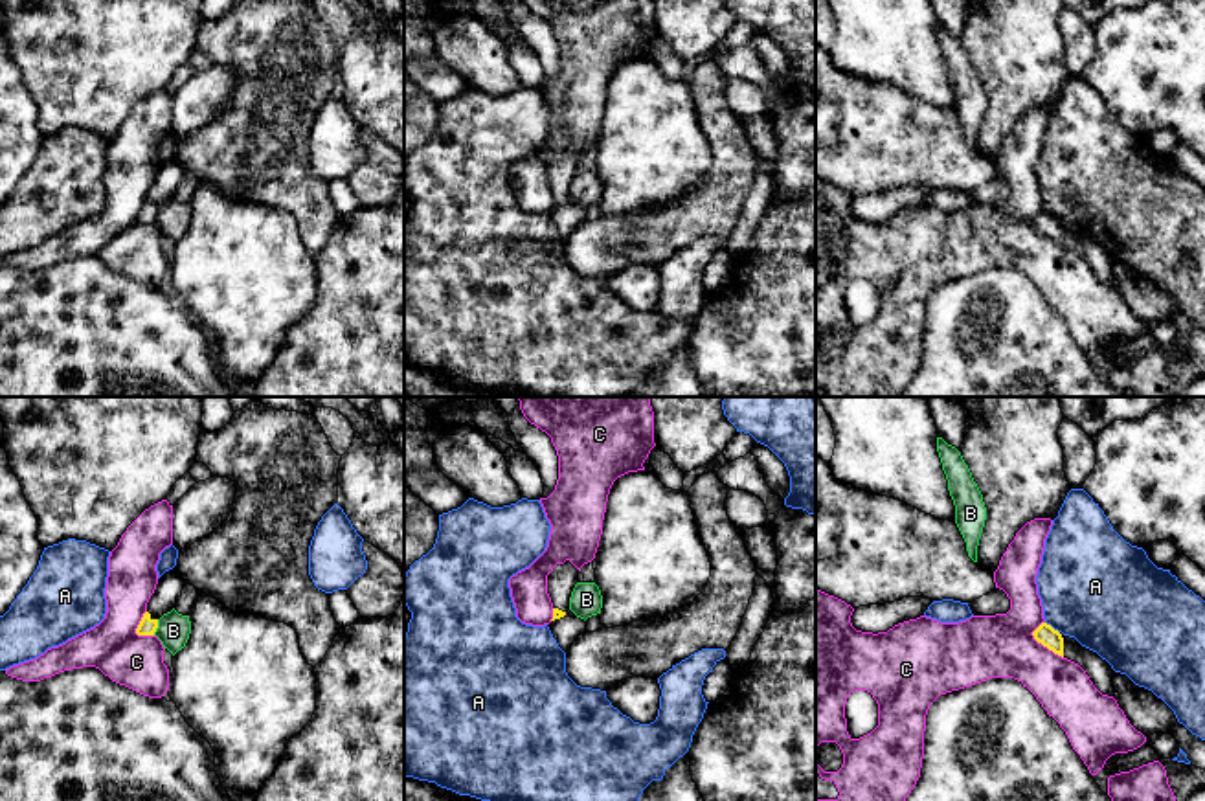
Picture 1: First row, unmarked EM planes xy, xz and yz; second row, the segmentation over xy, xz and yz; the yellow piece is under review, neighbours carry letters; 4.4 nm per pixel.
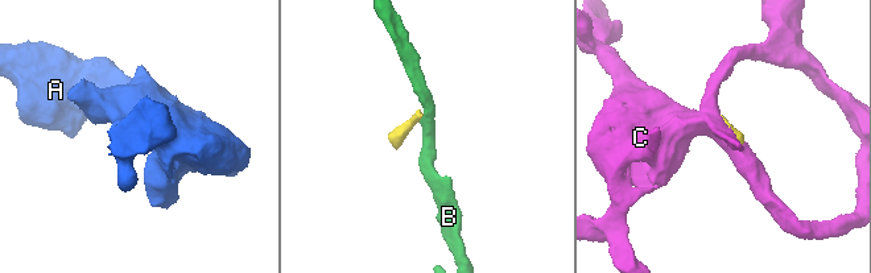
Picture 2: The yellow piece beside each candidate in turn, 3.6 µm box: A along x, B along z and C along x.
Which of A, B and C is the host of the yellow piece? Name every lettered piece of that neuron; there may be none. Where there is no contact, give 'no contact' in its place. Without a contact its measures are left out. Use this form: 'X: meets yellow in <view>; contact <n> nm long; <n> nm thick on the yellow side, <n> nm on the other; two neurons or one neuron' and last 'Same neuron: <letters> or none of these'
A: meets yellow in yz; contact 80 nm long; 90 nm thick on the yellow side, 460 nm on the other; two neurons
B: meets yellow in xy; contact 80 nm long; 80 nm thick on the yellow side, 150 nm on the other; two neurons
C: meets yellow in yz; contact 190 nm long; 90 nm thick on the yellow side, 280 nm on the other; two neurons
Same neuron: none of these

